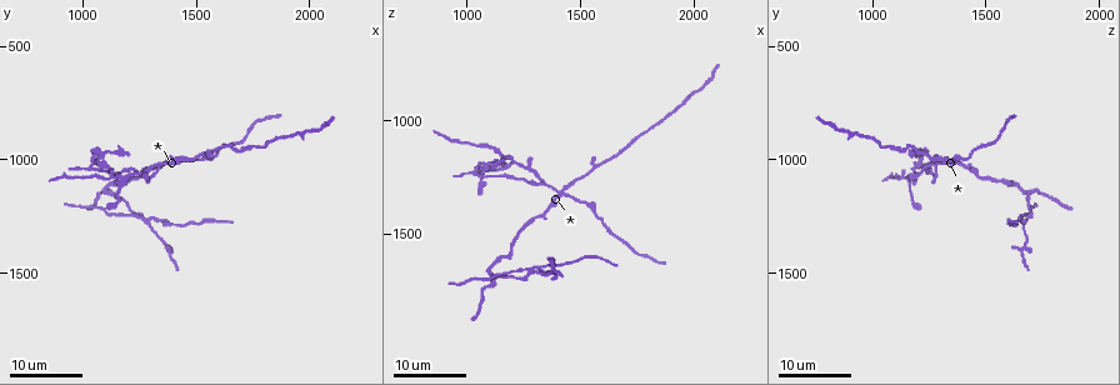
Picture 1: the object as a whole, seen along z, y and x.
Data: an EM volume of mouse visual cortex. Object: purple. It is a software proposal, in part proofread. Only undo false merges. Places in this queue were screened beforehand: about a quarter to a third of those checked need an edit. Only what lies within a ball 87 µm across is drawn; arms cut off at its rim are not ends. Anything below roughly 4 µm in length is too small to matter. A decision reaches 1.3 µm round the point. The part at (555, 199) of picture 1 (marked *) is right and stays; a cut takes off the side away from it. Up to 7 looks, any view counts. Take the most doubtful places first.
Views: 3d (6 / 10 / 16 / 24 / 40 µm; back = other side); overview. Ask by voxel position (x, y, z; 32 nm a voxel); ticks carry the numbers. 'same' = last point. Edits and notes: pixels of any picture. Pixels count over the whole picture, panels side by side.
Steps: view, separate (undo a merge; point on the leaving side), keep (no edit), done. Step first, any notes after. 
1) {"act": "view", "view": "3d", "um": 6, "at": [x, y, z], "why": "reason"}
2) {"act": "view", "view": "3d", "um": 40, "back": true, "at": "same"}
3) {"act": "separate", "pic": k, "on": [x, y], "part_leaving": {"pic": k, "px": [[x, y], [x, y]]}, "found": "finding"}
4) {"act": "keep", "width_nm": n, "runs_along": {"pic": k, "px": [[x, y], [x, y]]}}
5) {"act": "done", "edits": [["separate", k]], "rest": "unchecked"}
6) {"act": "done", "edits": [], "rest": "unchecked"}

{"act": "view", "view": "3d", "um": 24, "at": [1290, 1280, 1660], "why": "four or more arms meet"}

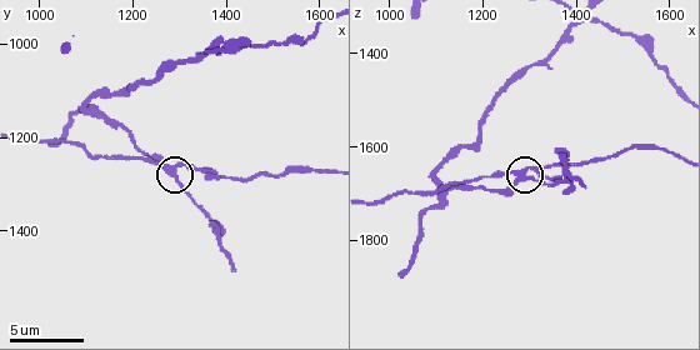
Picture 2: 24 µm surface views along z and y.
{"act": "view", "view": "3d", "um": 6, "at": [1285, 1280, 1655]}

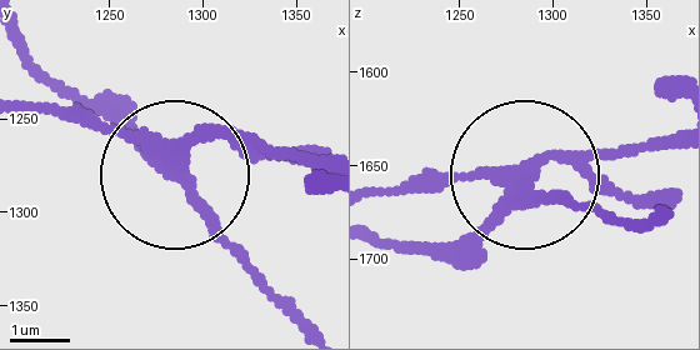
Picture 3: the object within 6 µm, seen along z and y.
{"act": "separate", "pic": 3, "on": [255, 156], "part_leaving": {"pic": 3, "px": [[166, 155], [221, 130], [325, 160]]}, "found": "two neurons meet here"}

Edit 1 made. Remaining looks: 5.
{"act": "view", "view": "3d", "um": 16, "at": [1315, 1040, 1425], "why": "thick turns thin"}

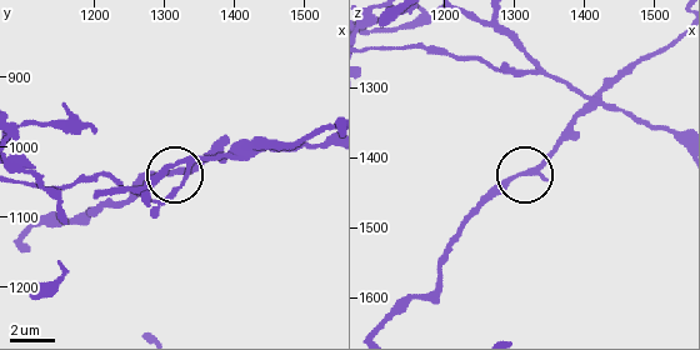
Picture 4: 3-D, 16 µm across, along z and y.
{"act": "view", "view": "3d", "um": 6, "at": [1315, 1035, 1425]}

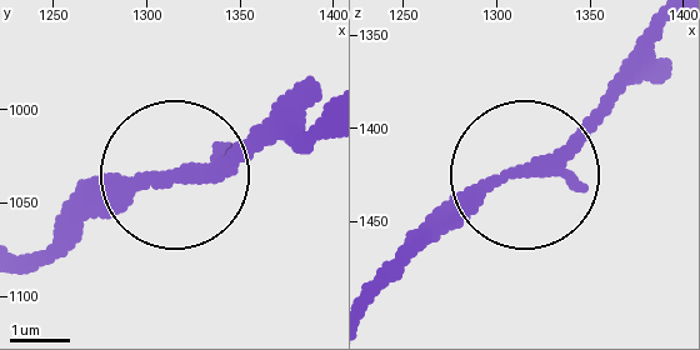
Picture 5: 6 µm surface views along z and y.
{"act": "keep", "runs_along": {"pic": 5, "px": [[310, 139], [135, 174], [50, 254]]}, "found": "one neuron here"}

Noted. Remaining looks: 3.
{"act": "view", "view": "3d", "um": 16, "at": [1190, 1095, 1550], "why": "calibre changes"}

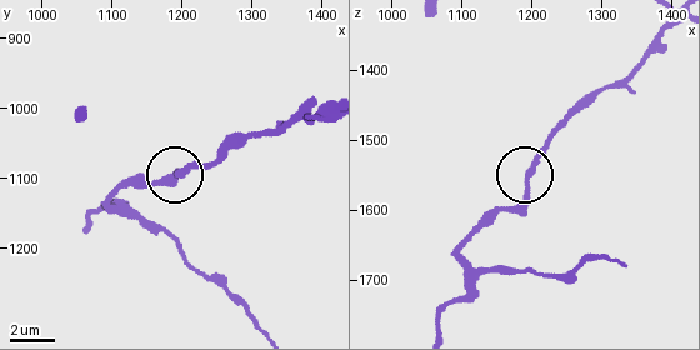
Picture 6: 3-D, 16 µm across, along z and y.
{"act": "view", "view": "3d", "um": 6, "at": [1195, 1090, 1545]}

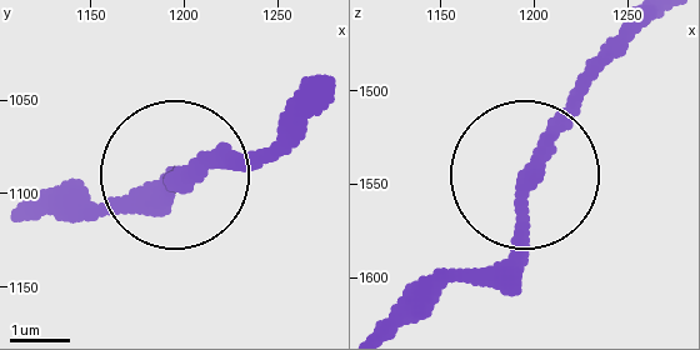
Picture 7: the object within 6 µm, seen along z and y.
{"act": "keep", "runs_along": {"pic": 7, "px": [[650, 28], [580, 101], [535, 176], [515, 251], [475, 276]]}, "found": "one neuron here"}

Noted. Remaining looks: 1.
{"act": "done", "edits": [["separate", 3]], "rest": "unchecked"}

